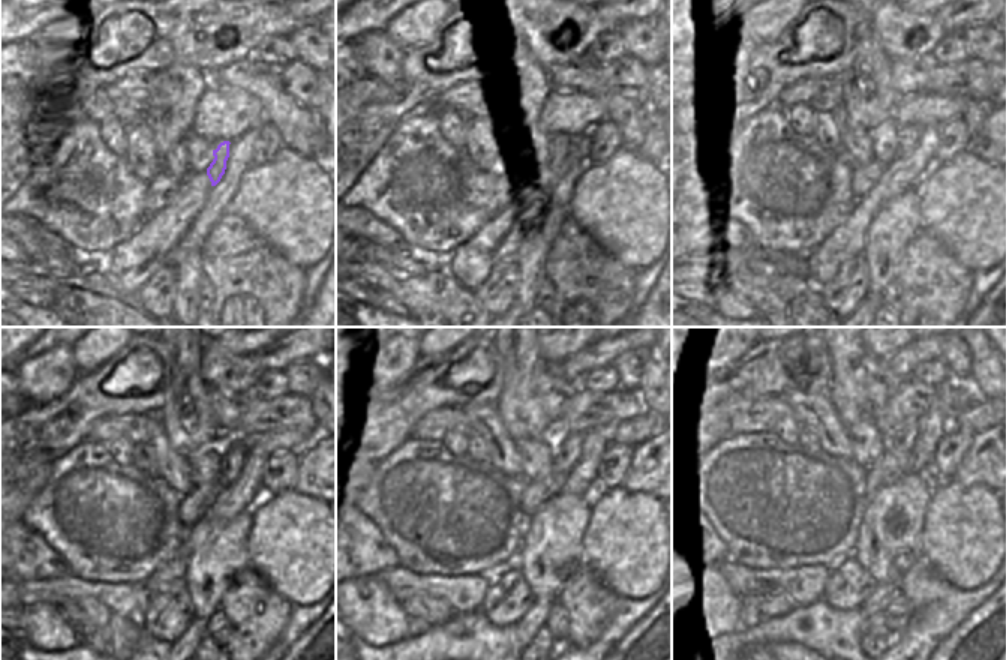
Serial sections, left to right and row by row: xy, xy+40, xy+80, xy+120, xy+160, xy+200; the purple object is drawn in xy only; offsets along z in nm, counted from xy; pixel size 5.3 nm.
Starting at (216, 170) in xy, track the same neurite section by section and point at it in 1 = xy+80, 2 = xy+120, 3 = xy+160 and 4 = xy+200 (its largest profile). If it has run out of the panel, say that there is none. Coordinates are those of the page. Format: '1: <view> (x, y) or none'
1: xy+80 (907, 135)
2: xy+120 (233, 456)
3: xy+160 (567, 453)
4: xy+200 (901, 441)

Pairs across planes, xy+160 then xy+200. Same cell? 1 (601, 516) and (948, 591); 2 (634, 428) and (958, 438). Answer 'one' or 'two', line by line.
1: two
2: two

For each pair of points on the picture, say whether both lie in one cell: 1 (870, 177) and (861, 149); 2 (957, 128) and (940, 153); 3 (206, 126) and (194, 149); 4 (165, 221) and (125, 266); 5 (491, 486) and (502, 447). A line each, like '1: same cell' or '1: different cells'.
1: different cells
2: same cell
3: different cells
4: same cell
5: different cells

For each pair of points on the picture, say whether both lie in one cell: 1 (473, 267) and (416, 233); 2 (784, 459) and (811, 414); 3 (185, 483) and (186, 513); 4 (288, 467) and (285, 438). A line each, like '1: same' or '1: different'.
1: different
2: different
3: different
4: different

